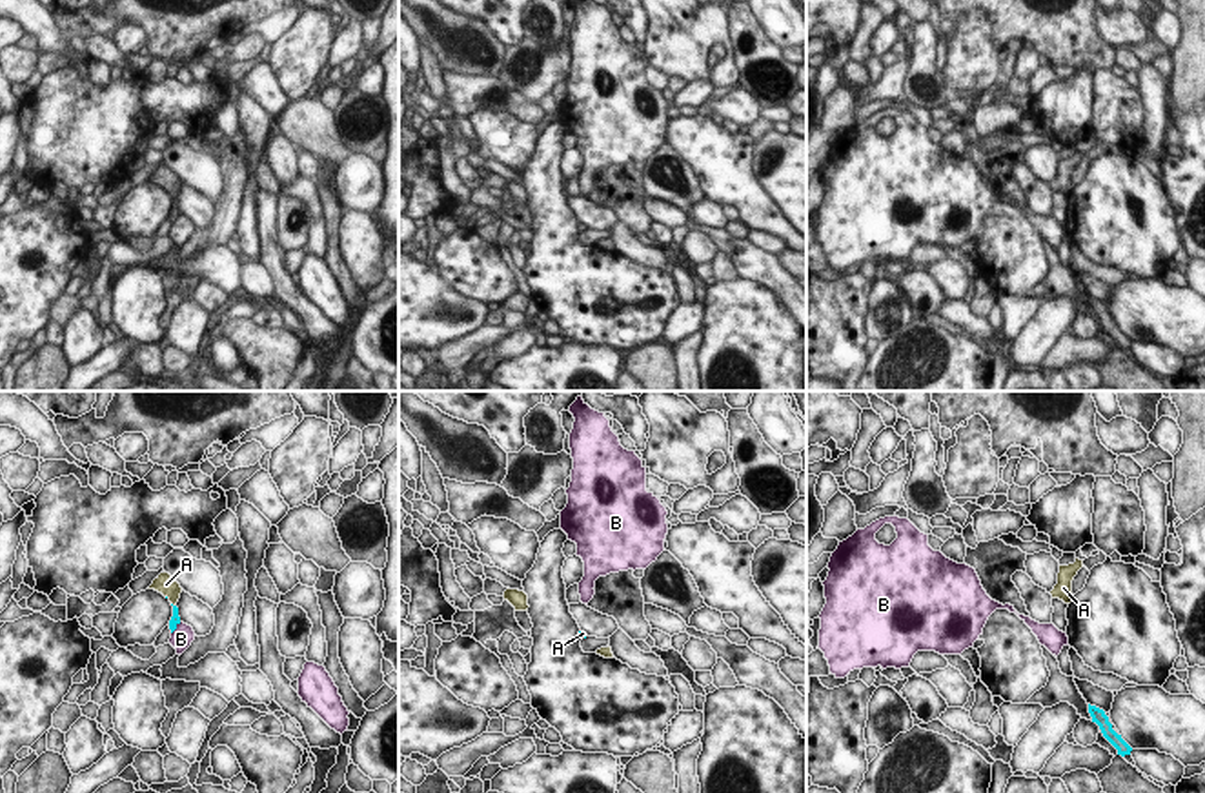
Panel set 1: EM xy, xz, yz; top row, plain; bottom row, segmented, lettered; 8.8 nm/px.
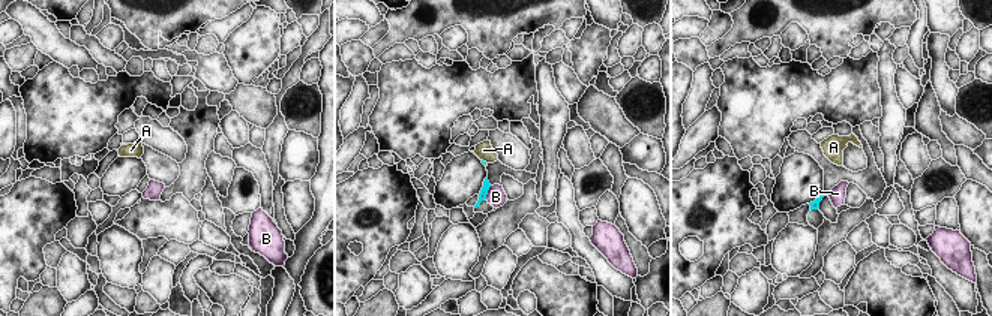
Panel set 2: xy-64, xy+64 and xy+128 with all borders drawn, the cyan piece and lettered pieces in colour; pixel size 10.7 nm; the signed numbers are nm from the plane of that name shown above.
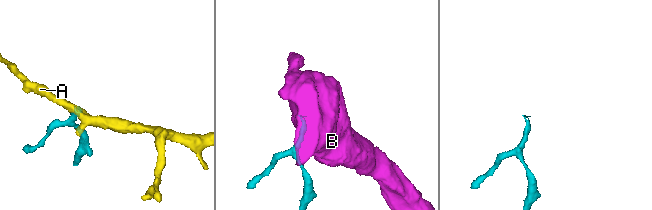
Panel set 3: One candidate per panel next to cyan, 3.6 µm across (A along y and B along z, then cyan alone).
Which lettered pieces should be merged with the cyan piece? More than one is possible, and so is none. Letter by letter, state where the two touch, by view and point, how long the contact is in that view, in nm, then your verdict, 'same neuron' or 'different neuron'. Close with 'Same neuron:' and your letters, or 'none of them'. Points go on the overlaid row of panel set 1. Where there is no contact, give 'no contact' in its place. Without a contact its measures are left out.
A: meets cyan in xz at (579, 635); contact 80 nm long; same neuron
B: meets cyan in xy at (175, 628); contact 140 nm long; different neuron
Same neuron: A

